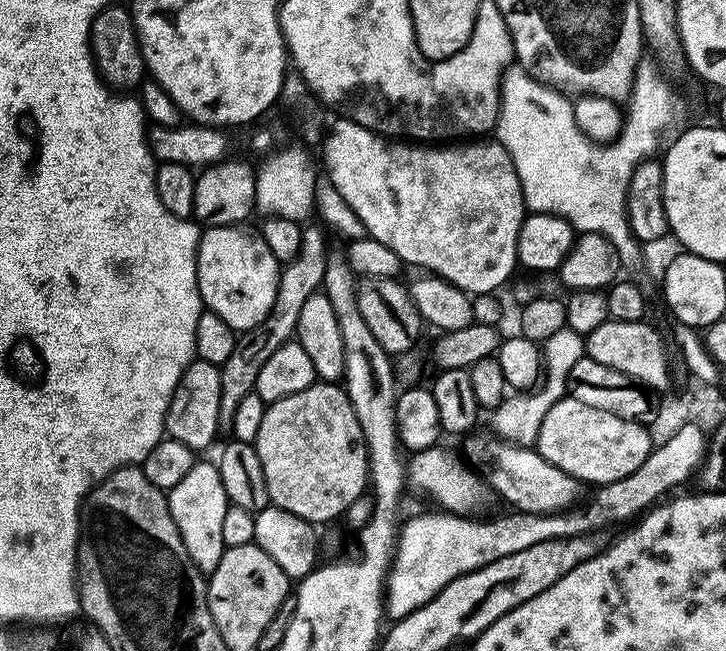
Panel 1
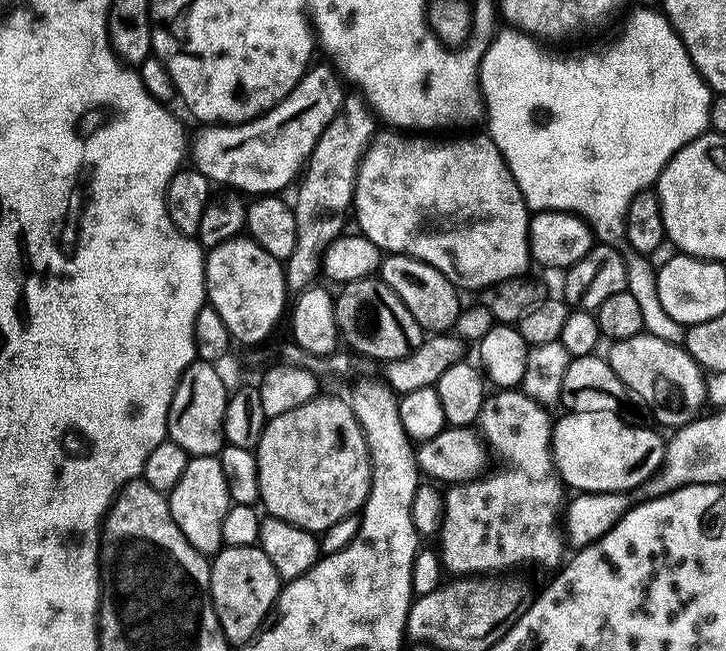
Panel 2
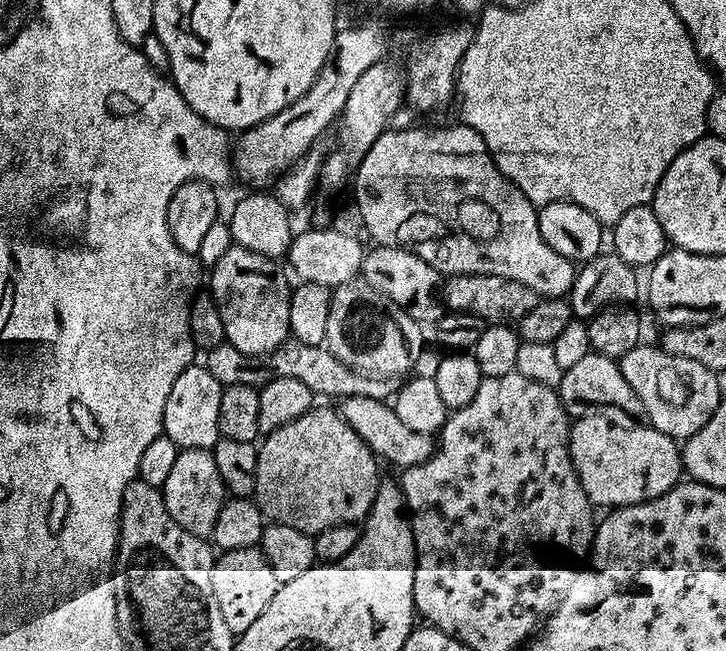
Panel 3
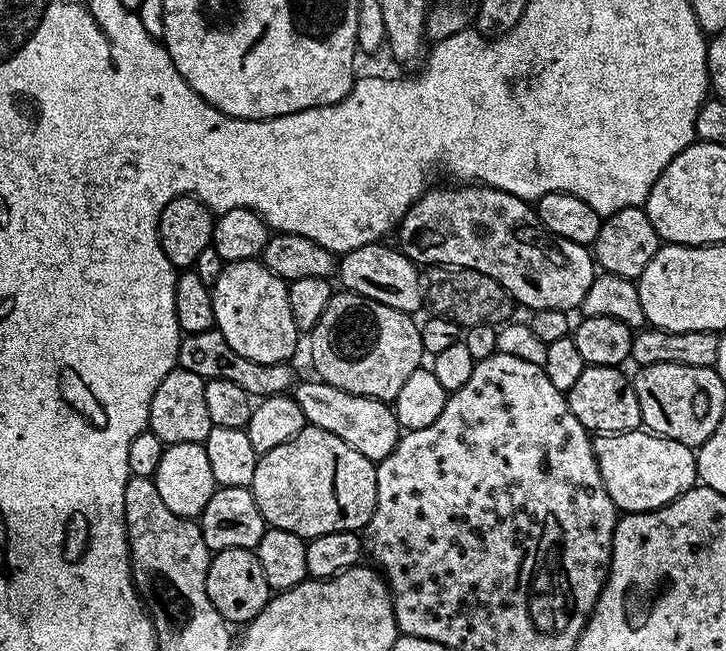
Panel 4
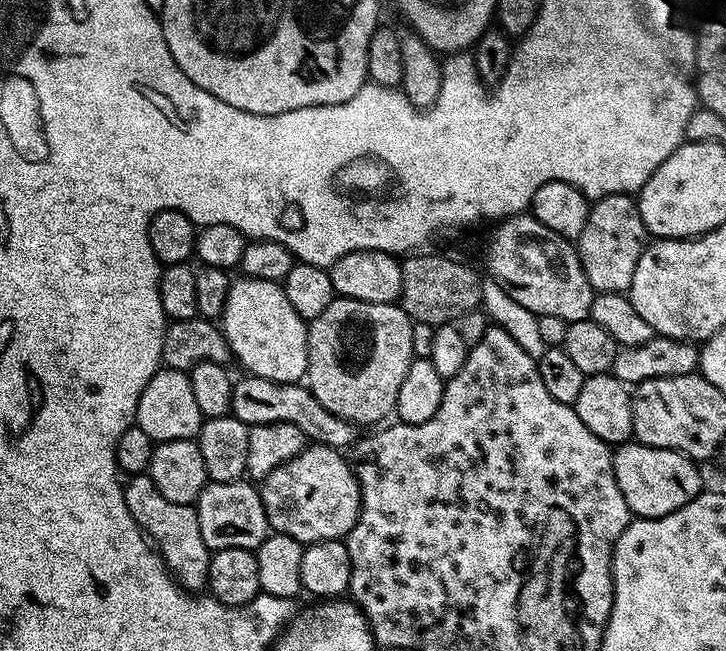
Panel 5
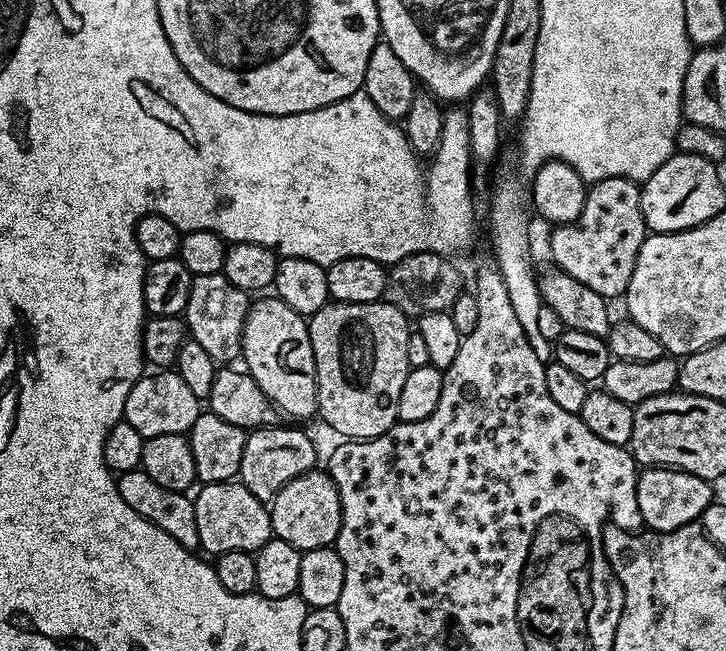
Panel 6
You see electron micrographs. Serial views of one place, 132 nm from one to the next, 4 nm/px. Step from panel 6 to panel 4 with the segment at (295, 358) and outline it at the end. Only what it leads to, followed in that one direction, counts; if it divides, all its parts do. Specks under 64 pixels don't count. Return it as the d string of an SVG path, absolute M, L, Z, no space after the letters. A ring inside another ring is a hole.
M259 259L233 260L225 263L211 289L215 328L242 358L263 364L283 364L293 359L298 329L294 314L290 314L288 284L282 277L274 275Z

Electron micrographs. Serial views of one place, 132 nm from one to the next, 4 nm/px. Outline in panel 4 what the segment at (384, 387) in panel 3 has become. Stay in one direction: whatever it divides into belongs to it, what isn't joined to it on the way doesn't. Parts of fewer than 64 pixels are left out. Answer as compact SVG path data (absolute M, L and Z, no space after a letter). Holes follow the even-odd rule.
M216 328L206 330L202 334L187 334L181 339L176 355L176 363L181 368L190 370L193 374L198 374L204 381L214 378L226 378L226 382L235 382L237 386L242 386L246 394L253 398L263 398L265 396L283 396L291 393L298 383L298 375L291 367L291 363L283 364L263 364L262 362L250 362L250 358L242 358L222 338L222 334Z

